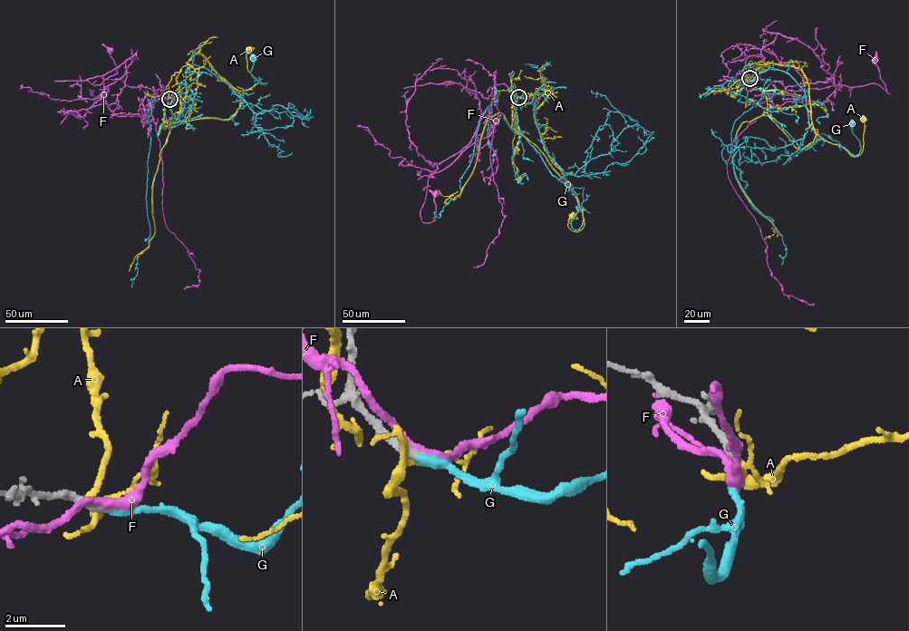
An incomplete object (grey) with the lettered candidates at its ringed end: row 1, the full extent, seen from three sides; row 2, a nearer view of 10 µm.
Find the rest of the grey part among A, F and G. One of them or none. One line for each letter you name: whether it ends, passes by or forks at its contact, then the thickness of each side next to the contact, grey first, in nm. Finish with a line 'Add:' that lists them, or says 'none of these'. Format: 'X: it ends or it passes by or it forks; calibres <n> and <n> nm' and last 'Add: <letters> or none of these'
G: it ends; calibres 320 and 300 nm
Add: G

